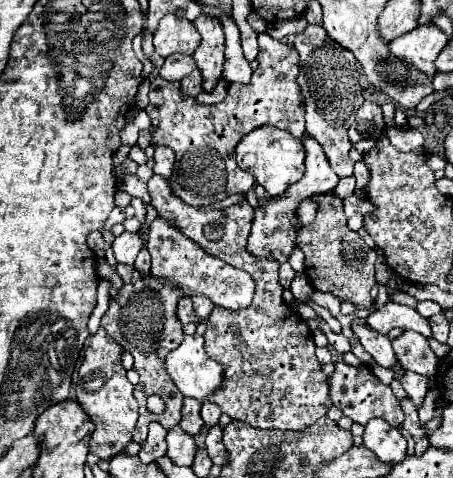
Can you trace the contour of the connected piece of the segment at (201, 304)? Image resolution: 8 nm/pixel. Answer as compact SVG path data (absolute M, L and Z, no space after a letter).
M193 296L193 310L195 310L195 314L199 316L199 320L203 322L203 320L207 320L207 316L211 314L213 304L209 302L209 298L205 300L205 296Z

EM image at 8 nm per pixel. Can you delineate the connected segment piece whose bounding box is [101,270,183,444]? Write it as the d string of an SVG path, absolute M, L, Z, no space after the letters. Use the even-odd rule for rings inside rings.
M137 270L133 272L133 280L129 284L125 284L115 298L111 298L111 306L107 310L107 314L101 320L101 326L107 330L107 336L115 338L127 352L133 354L135 358L135 370L141 376L141 382L135 388L135 396L139 405L139 420L133 432L133 440L143 444L147 438L147 426L149 422L159 422L163 428L173 428L179 424L181 420L181 406L183 406L183 394L179 392L179 388L175 388L175 384L171 384L171 378L165 372L165 354L171 352L181 340L183 340L183 330L181 330L181 322L175 316L175 308L177 308L177 300L179 300L179 292L175 292L175 288L171 288L171 284L167 284L165 280L153 280L143 278ZM151 394L157 394L163 398L165 402L165 410L163 414L155 416L153 412L147 410L147 399Z

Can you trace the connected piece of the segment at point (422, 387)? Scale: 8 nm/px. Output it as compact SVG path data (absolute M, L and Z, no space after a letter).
M404 370L400 383L408 393L417 409L420 408L422 401L428 391L429 384L436 383L435 375L423 376L410 370Z

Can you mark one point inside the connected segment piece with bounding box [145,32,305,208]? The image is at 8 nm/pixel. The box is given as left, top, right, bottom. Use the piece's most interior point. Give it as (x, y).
(203, 137)

